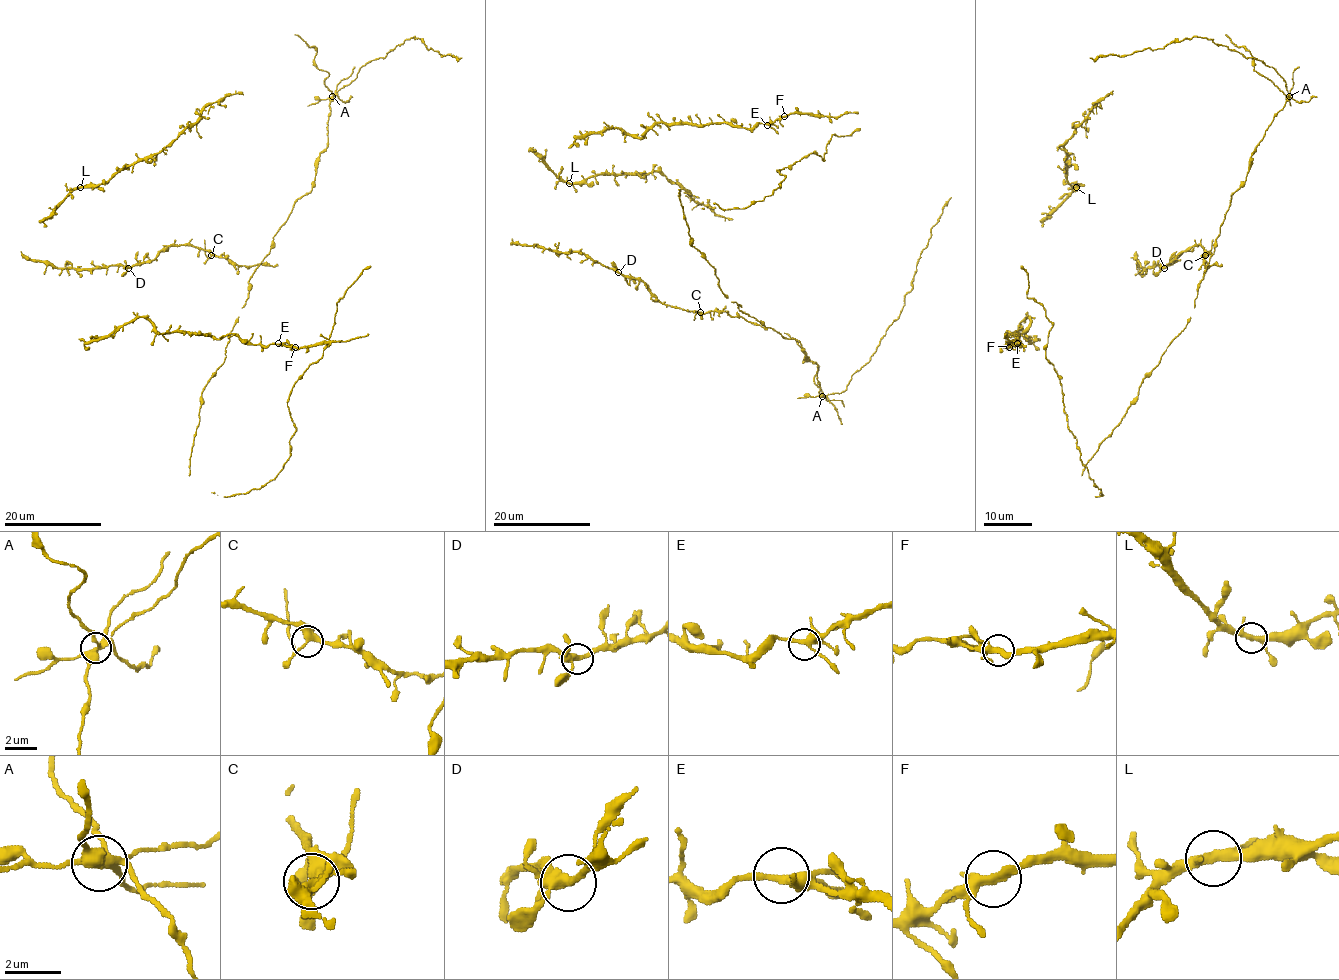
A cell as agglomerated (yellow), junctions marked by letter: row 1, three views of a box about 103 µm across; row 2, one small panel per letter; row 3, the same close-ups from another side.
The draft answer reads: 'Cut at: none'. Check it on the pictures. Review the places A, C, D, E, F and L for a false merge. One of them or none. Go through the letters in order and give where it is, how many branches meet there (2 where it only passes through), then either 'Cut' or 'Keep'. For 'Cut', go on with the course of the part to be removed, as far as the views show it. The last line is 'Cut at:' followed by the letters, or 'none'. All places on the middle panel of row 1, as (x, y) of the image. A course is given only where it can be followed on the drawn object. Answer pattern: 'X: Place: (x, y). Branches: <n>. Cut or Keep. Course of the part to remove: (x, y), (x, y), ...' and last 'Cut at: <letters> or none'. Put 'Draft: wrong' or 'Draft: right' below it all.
A: Place: (822, 396). Branches: 6. Cut. Course of the part to remove: (822, 396), (841, 393), (846, 389), (896, 319), (905, 295), (912, 288), (931, 227), (951, 197)
C: Place: (700, 312). Branches: 5. Keep
D: Place: (618, 272). Branches: 4. Keep
E: Place: (767, 125). Branches: 4. Keep
F: Place: (784, 116). Branches: 4. Keep
L: Place: (569, 183). Branches: 4. Keep
Cut at: A
Draft: wrong

